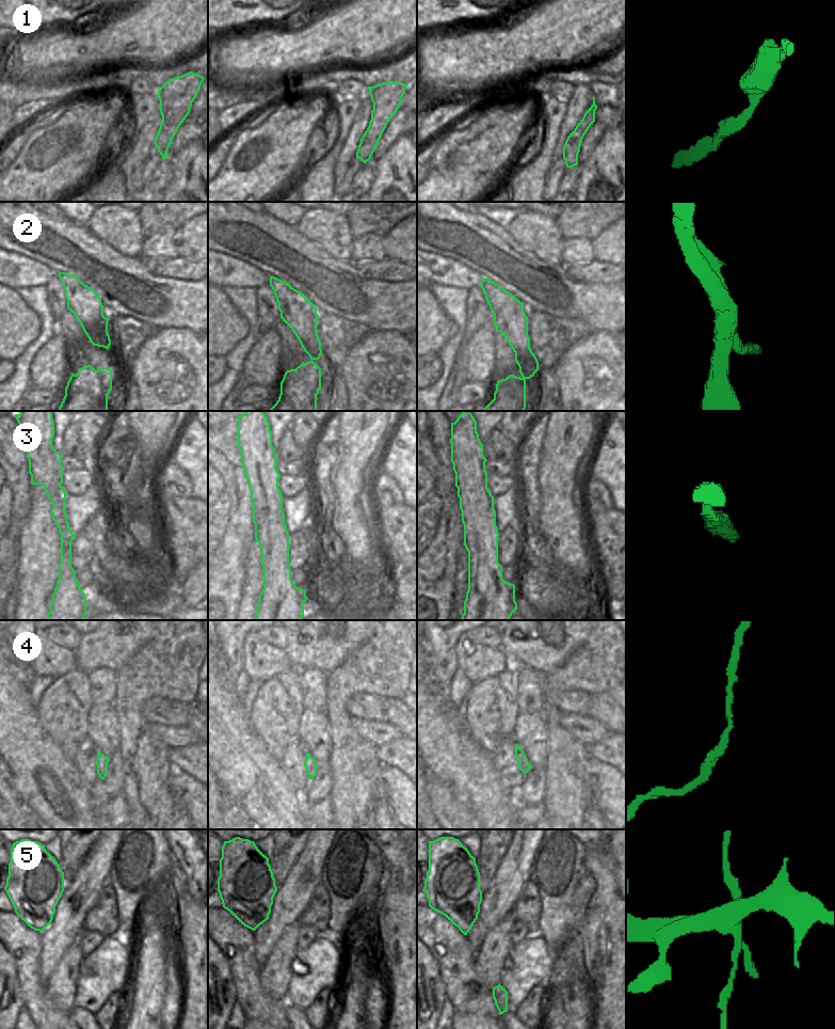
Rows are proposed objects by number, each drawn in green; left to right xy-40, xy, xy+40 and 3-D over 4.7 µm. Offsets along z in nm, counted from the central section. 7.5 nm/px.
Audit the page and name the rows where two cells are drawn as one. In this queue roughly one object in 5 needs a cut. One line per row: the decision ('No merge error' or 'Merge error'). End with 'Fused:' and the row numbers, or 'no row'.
1: No merge error
2: No merge error
3: No merge error
4: No merge error
5: Merge error
Fused: 5

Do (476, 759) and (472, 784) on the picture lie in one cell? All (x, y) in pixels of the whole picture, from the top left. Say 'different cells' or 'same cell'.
same cell

